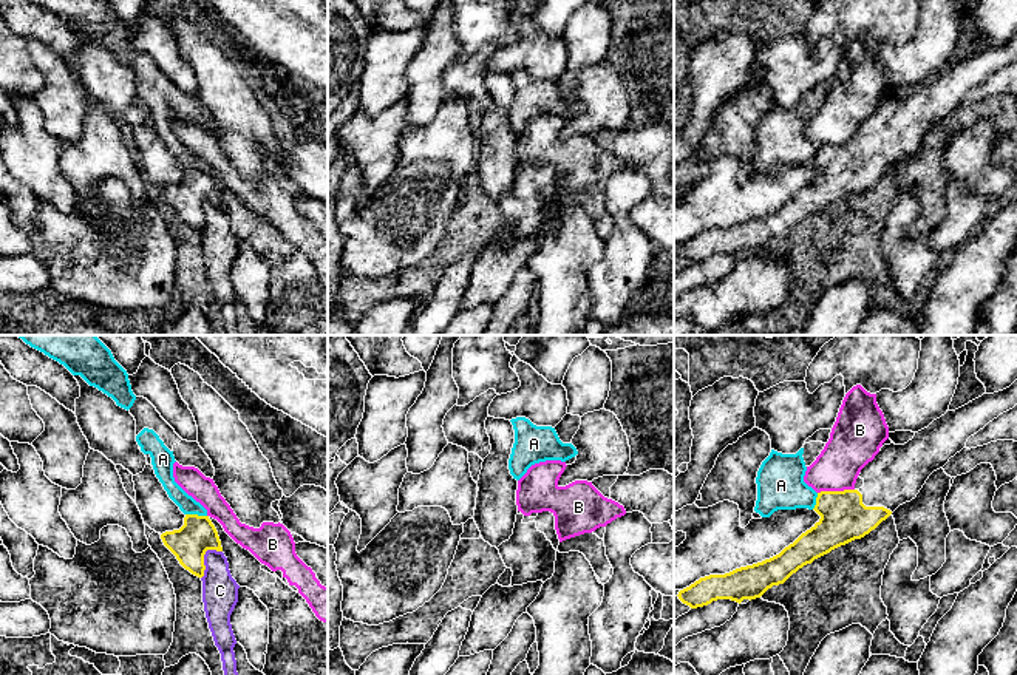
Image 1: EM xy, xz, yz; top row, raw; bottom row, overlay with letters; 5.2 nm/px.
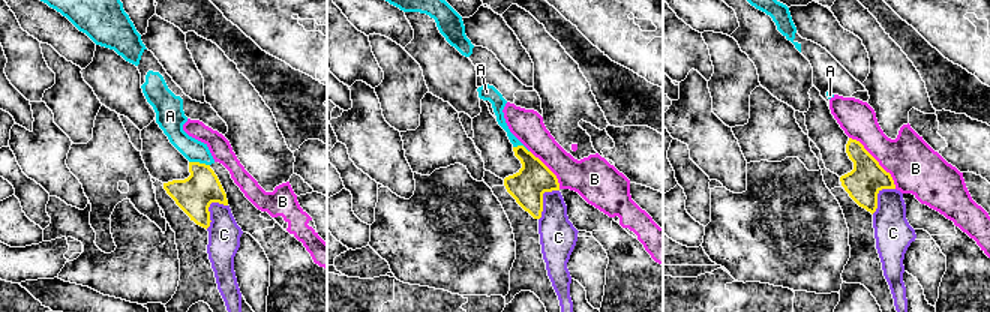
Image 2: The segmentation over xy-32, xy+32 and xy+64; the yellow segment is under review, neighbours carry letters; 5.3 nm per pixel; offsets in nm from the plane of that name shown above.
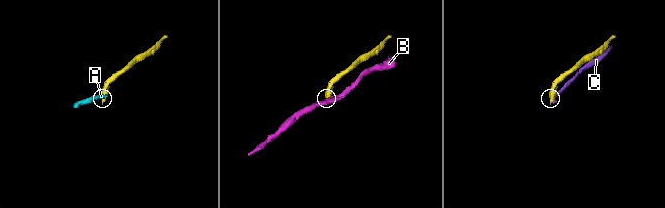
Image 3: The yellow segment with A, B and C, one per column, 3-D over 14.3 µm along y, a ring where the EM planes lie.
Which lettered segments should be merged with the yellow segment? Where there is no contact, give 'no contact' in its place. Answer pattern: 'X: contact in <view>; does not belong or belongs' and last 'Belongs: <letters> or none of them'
A: contact in xy; does not belong
B: contact in yz; does not belong
C: contact in xy; does not belong
Belongs: none of them

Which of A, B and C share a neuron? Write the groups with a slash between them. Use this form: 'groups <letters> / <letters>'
groups A / B / C

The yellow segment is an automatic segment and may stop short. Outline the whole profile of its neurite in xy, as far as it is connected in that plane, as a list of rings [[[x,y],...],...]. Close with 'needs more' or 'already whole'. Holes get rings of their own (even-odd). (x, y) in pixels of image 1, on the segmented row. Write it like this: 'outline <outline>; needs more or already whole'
outline [[[185,514],[184,525],[162,533],[161,539],[179,564],[198,578],[204,576],[206,551],[223,551],[218,531],[209,516]]]; already whole

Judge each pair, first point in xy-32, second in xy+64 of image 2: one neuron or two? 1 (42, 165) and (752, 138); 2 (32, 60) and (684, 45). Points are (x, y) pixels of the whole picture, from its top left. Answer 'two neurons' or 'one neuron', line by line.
1: two neurons
2: one neuron

